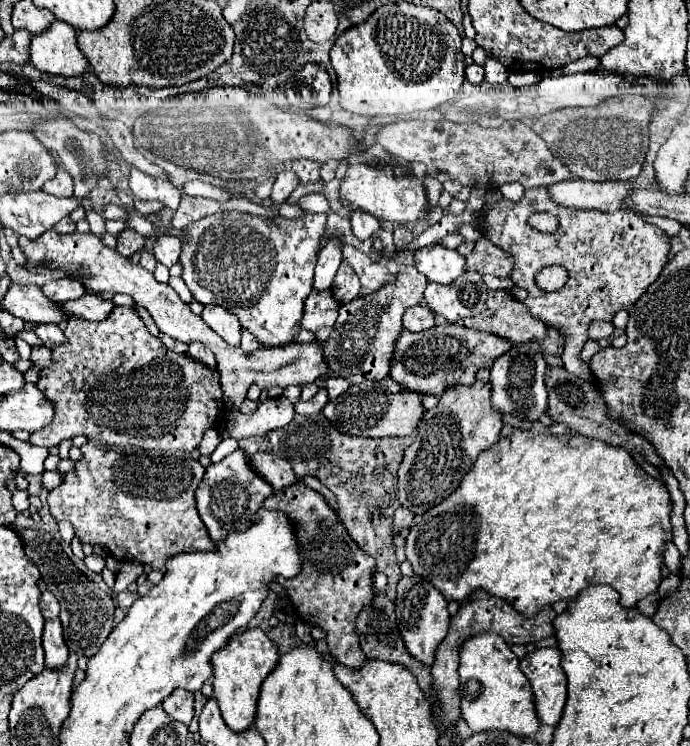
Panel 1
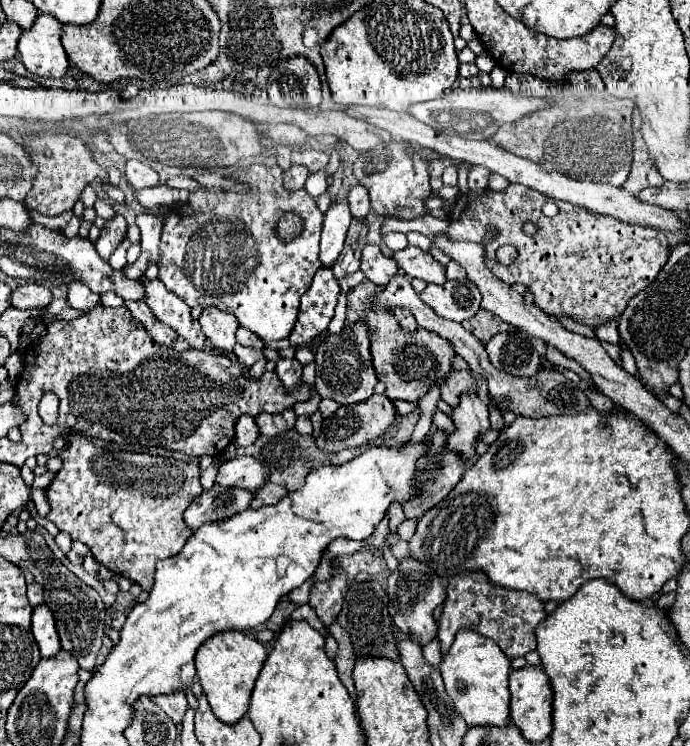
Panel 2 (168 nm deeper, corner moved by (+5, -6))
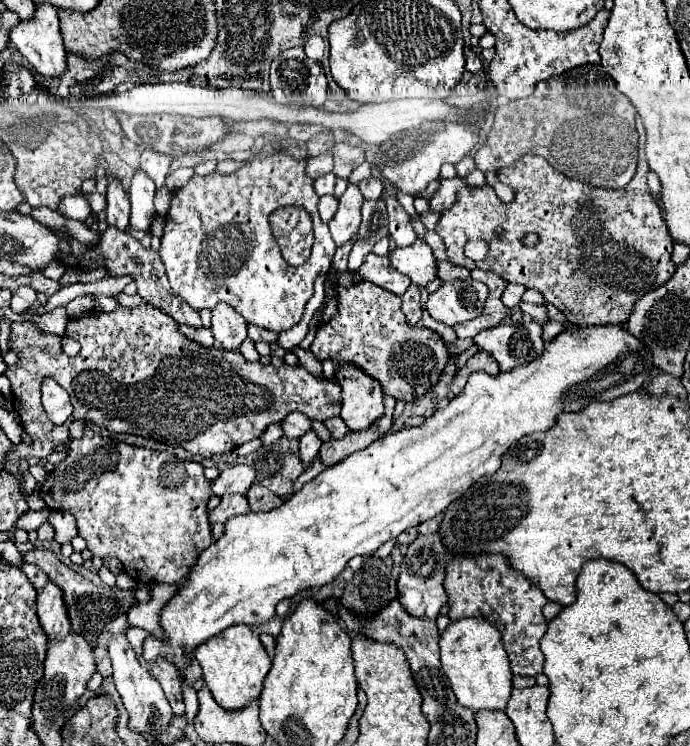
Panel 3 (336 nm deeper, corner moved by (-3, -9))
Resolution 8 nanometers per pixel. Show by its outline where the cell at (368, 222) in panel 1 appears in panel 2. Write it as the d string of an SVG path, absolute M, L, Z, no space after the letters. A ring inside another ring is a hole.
M354 185L348 193L348 201L350 201L350 211L354 217L364 217L370 213L370 199L368 199L368 191L362 189L362 185Z

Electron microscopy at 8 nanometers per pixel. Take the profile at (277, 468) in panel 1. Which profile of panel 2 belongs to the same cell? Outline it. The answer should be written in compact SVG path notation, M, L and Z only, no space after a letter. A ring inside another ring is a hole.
M250 455L224 461L218 469L216 483L222 487L244 487L248 491L260 489L268 481L268 469Z

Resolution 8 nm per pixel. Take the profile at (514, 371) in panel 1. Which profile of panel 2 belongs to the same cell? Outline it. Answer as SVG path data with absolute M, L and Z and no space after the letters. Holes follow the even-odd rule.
M520 329L498 333L490 341L486 341L484 347L490 355L490 363L500 371L518 377L534 377L540 369L538 351L534 349L530 335Z

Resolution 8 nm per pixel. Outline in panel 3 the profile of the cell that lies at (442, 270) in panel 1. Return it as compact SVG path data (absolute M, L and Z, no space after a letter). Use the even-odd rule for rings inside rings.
M416 240L412 246L406 248L396 248L390 256L390 262L398 272L406 274L412 280L412 284L420 288L438 278L436 258L430 246L422 240Z

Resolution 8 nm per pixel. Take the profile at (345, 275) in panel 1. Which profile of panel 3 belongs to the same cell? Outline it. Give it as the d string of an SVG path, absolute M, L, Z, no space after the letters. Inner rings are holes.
M366 200L362 204L362 224L348 258L348 272L356 272L364 262L364 256L370 254L372 246L384 236L388 236L386 204L384 200Z

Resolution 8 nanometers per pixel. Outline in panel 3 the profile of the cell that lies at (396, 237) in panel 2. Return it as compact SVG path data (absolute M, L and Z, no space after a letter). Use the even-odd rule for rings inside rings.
M388 194L386 198L388 206L388 218L390 218L390 236L394 238L398 248L406 248L416 240L416 232L410 224L410 216L404 212L404 208L398 204L398 200Z

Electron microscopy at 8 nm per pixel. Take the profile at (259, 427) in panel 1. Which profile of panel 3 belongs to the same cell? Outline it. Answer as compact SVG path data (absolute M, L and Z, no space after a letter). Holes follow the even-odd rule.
M296 412L296 414L286 416L280 422L280 426L282 426L284 438L300 438L304 432L310 430L310 420L308 416L300 416L300 412Z

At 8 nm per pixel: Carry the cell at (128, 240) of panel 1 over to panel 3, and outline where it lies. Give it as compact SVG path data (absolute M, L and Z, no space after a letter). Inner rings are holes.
M108 180L108 194L106 194L106 222L108 226L116 226L118 230L126 230L130 222L130 200L118 180Z

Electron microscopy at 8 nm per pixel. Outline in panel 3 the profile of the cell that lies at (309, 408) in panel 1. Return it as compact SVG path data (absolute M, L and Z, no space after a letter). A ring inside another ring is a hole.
M308 430L302 438L300 438L300 460L304 464L304 468L308 468L314 460L314 456L318 454L322 446L322 440L316 436L314 430Z

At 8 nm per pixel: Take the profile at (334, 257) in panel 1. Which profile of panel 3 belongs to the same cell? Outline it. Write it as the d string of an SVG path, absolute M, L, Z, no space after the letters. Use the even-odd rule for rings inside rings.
M348 184L348 190L340 198L340 208L338 208L336 216L328 222L328 228L330 228L330 234L336 242L336 246L344 246L346 242L352 240L352 236L356 236L358 226L360 226L362 202L364 202L364 198L362 198L358 186Z

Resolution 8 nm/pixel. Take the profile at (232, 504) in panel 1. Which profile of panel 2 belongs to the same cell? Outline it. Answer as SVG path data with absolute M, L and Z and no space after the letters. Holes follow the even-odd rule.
M214 485L210 491L204 491L184 513L184 521L190 529L198 529L208 521L222 521L248 509L252 493L238 487L220 487Z

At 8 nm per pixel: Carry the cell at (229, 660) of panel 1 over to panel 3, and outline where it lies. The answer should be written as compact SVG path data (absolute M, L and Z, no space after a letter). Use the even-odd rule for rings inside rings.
M232 626L220 636L204 642L196 648L196 660L202 666L204 682L210 688L214 700L226 710L242 710L250 702L258 700L262 682L270 670L270 656L266 654L260 638L248 626Z

